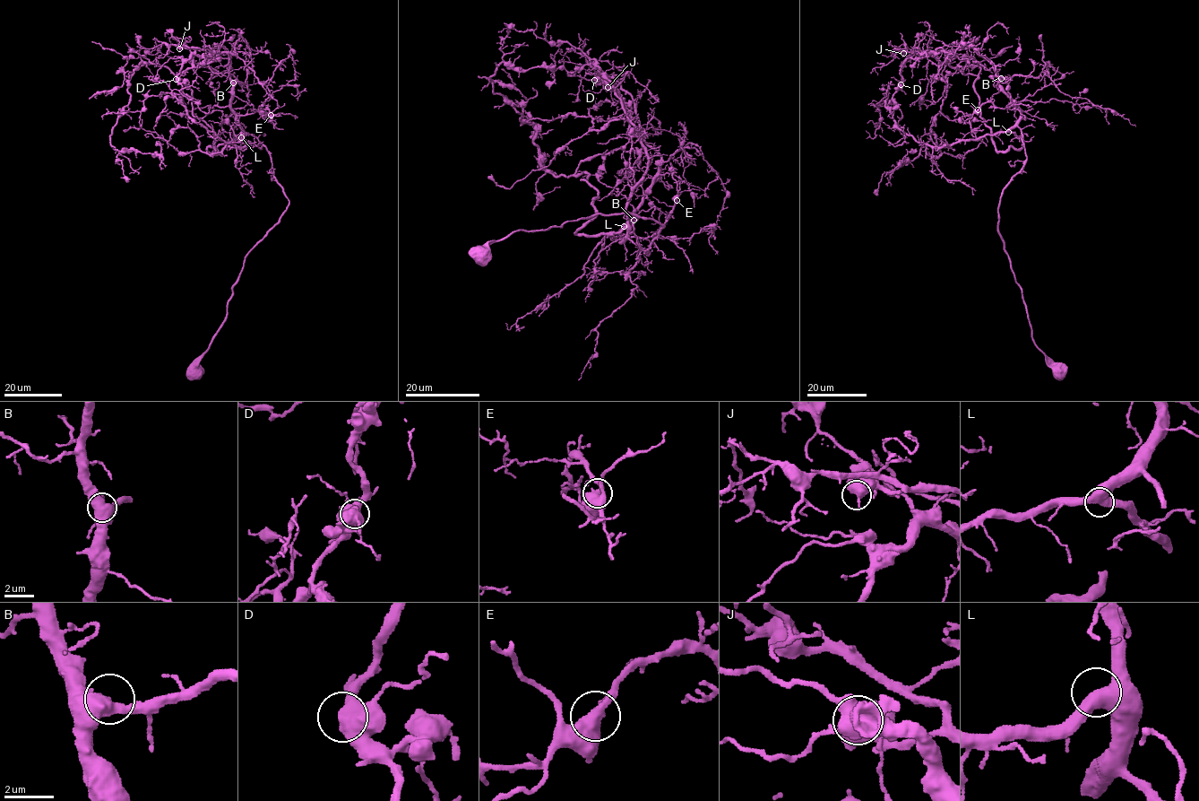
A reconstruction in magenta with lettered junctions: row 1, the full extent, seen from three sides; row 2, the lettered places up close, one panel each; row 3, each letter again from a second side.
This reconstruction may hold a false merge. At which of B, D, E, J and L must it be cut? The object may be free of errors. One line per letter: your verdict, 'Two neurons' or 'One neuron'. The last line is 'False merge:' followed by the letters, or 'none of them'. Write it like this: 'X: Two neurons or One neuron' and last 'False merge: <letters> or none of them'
B: One neuron
D: One neuron
E: One neuron
J: One neuron
L: One neuron
False merge: none of them

